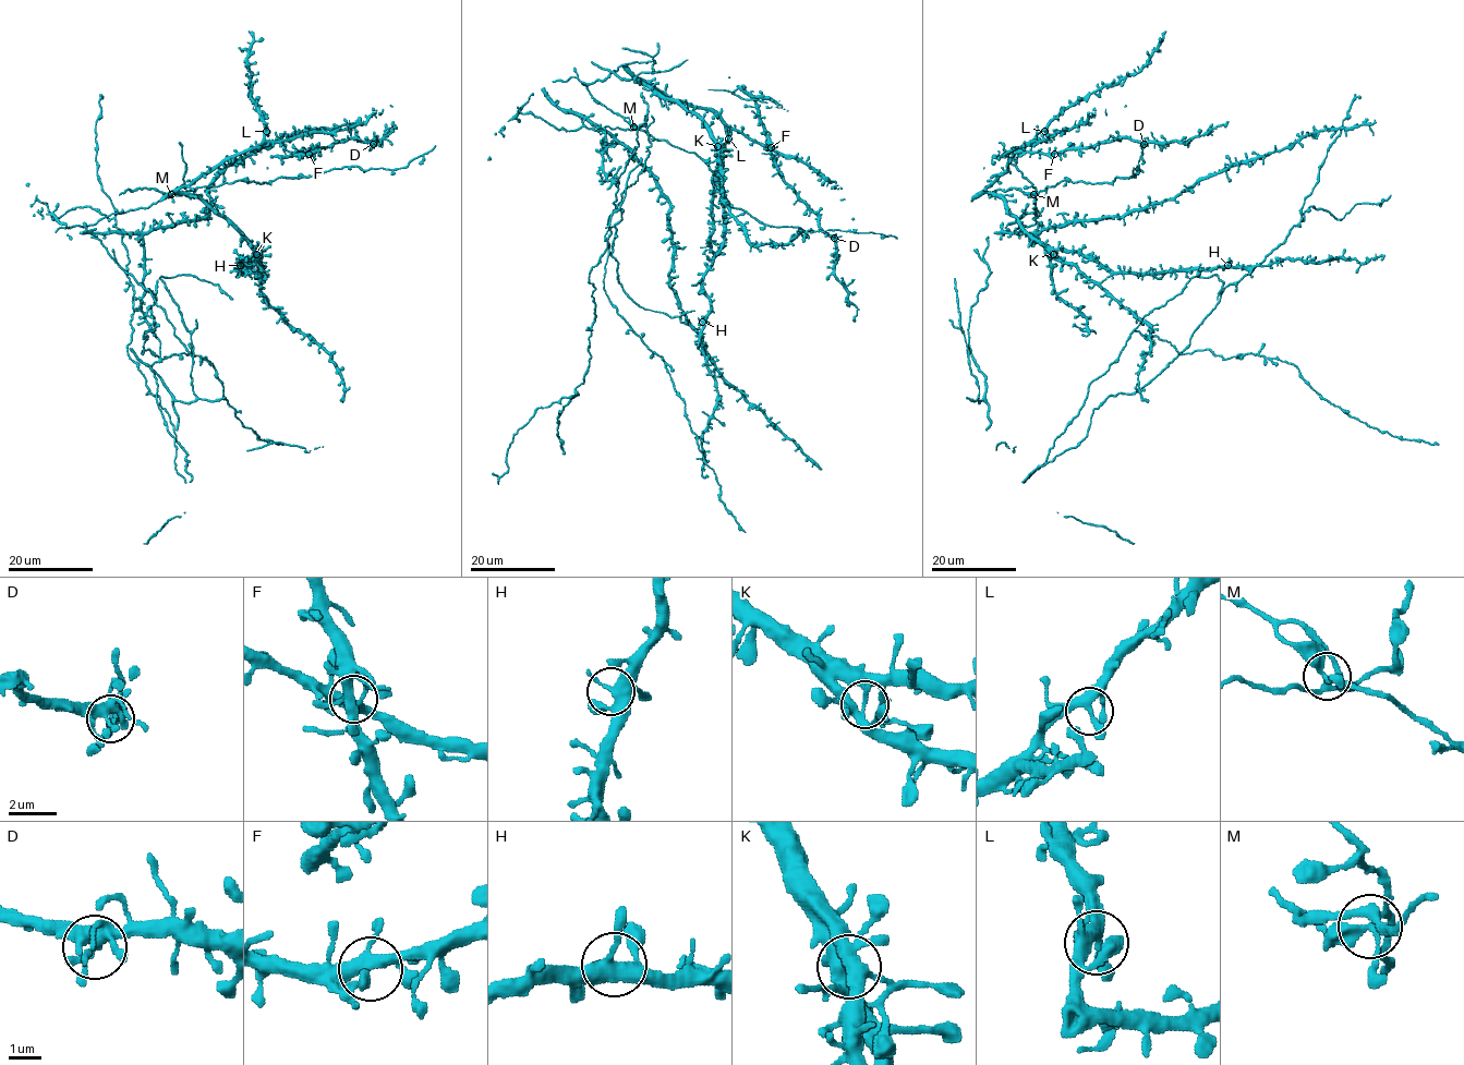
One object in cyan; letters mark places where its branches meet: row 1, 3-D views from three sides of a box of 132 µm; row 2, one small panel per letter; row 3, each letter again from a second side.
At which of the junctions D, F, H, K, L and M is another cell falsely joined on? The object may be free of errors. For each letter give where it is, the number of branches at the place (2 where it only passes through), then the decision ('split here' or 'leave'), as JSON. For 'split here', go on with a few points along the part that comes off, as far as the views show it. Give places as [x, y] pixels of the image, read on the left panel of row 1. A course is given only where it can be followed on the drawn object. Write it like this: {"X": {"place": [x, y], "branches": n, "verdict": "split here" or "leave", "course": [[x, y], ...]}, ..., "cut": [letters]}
{"D": {"place": [373, 144], "branches": 4, "verdict": "leave"}, "F": {"place": [309, 154], "branches": 4, "verdict": "leave"}, "H": {"place": [240, 265], "branches": 4, "verdict": "leave"}, "K": {"place": [256, 254], "branches": 4, "verdict": "leave"}, "L": {"place": [266, 131], "branches": 4, "verdict": "leave"}, "M": {"place": [171, 194], "branches": 4, "verdict": "split here", "course": [[171, 194], [147, 207], [108, 215], [85, 226], [60, 227], [56, 232]]}, "cut": ["M"]}

